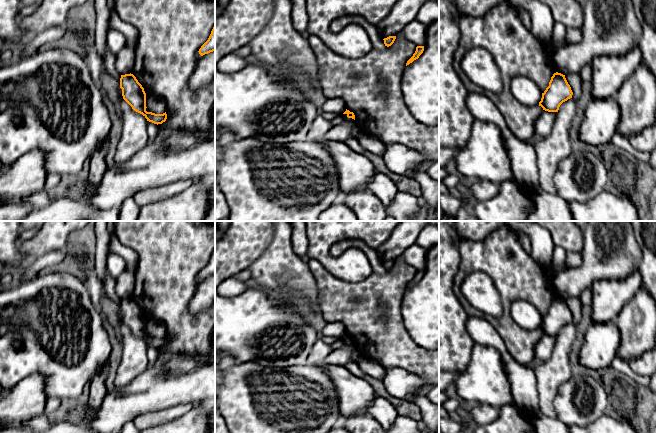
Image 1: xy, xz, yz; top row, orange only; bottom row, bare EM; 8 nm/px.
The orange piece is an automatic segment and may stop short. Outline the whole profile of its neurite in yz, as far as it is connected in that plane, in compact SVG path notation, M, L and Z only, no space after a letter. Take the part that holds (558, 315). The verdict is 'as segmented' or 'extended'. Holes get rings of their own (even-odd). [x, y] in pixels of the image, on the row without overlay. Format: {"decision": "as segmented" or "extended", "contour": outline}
{"decision": "as segmented", "contour": "M554 297L549 306L549 310L542 317L539 330L548 336L558 336L560 329L572 322L573 316L568 308L565 299Z"}

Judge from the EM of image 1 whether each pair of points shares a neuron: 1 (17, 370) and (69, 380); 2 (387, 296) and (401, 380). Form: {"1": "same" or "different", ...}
{"1": "same", "2": "different"}

